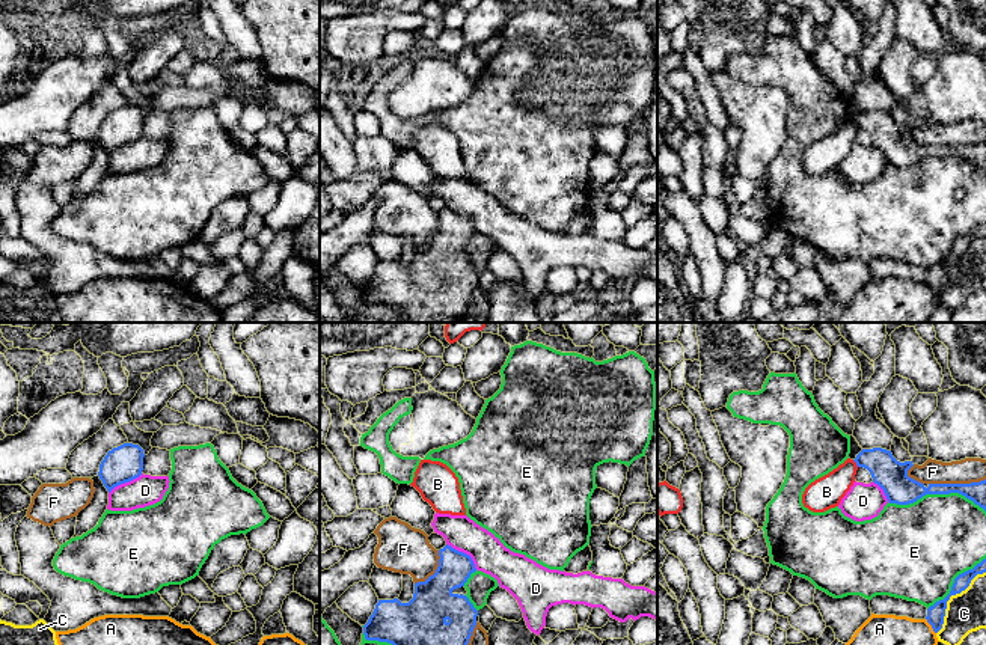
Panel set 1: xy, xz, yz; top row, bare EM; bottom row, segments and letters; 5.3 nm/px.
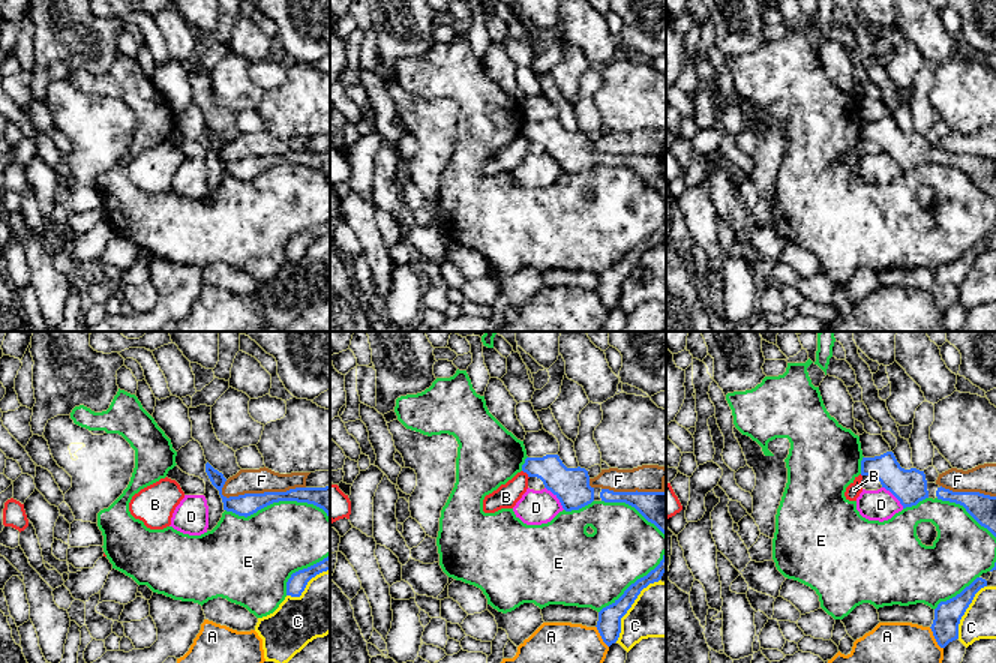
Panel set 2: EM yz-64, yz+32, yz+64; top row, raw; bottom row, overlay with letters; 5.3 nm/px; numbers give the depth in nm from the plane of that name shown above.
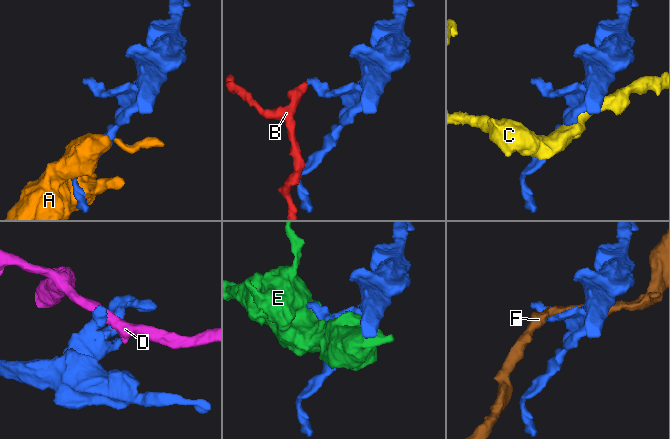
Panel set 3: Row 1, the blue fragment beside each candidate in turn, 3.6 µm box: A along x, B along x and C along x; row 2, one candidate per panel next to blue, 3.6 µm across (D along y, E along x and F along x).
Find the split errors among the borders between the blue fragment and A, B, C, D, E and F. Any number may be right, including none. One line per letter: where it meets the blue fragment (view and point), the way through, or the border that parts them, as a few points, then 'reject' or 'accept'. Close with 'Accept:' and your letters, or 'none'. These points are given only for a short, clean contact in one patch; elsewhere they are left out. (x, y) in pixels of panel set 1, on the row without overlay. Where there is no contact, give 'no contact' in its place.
A: contact yz (930, 287); reject
B: contact yz (855, 124); reject
C: contact yz (950, 258); reject
D: contact xz (465, 216); border xz (447, 205), (465, 214), (477, 231); reject
E: contact yz (937, 155); reject
F: contact yz (956, 146); reject
Accept: none

